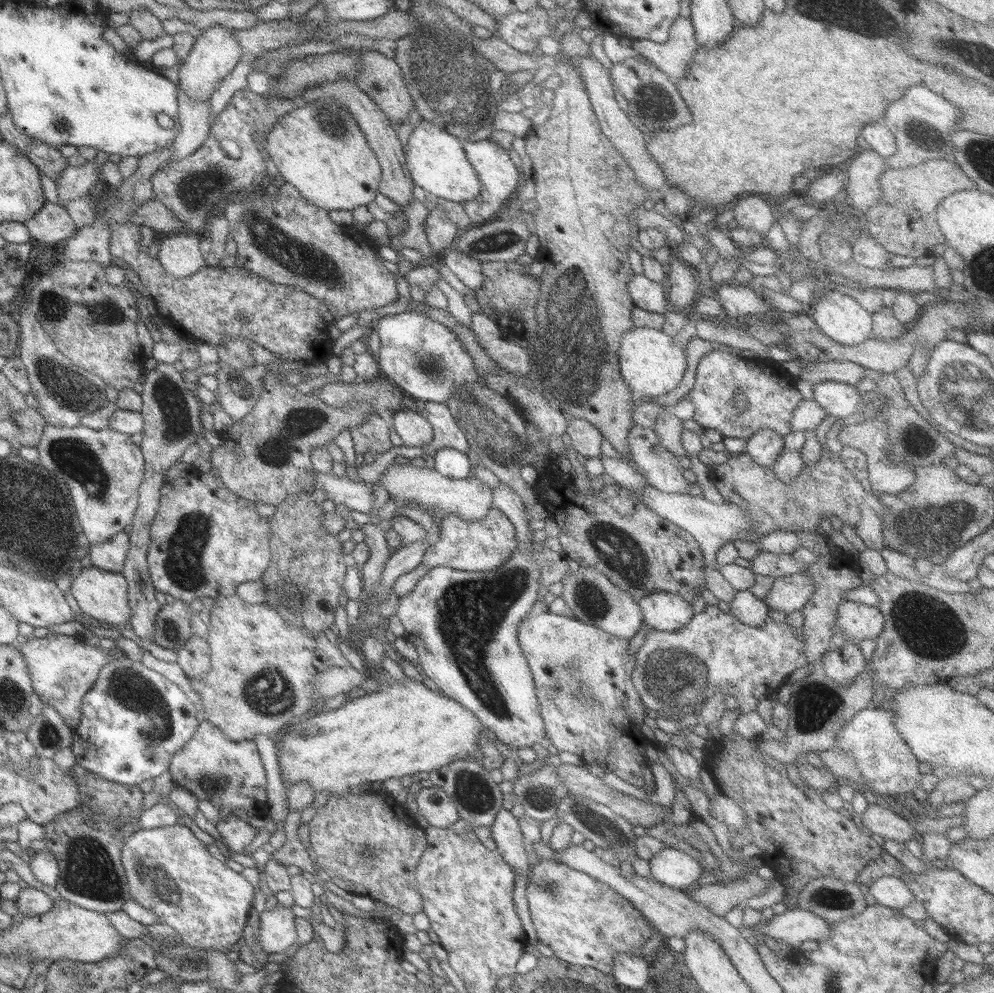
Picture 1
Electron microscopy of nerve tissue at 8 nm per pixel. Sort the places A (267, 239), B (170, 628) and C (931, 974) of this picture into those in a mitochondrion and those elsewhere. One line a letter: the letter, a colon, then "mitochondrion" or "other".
A: mitochondrion
B: mitochondrion
C: other

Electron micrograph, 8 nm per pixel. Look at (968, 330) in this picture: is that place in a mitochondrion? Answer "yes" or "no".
no

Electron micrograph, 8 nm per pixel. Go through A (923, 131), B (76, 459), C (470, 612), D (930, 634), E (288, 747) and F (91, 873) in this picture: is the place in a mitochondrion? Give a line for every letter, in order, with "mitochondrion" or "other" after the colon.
A: mitochondrion
B: mitochondrion
C: mitochondrion
D: mitochondrion
E: other
F: mitochondrion

